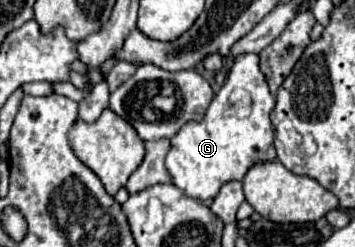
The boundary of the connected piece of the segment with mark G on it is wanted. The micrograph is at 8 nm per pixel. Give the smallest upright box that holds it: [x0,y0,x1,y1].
[166,53,276,199]

